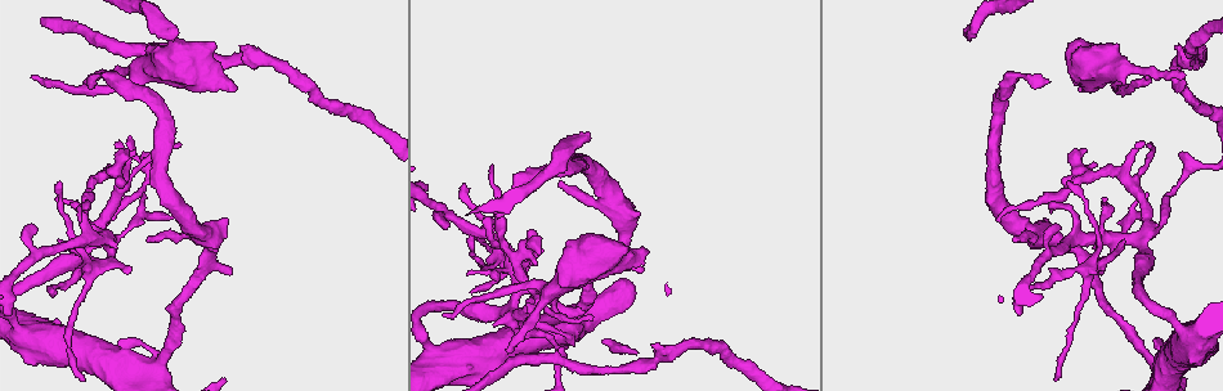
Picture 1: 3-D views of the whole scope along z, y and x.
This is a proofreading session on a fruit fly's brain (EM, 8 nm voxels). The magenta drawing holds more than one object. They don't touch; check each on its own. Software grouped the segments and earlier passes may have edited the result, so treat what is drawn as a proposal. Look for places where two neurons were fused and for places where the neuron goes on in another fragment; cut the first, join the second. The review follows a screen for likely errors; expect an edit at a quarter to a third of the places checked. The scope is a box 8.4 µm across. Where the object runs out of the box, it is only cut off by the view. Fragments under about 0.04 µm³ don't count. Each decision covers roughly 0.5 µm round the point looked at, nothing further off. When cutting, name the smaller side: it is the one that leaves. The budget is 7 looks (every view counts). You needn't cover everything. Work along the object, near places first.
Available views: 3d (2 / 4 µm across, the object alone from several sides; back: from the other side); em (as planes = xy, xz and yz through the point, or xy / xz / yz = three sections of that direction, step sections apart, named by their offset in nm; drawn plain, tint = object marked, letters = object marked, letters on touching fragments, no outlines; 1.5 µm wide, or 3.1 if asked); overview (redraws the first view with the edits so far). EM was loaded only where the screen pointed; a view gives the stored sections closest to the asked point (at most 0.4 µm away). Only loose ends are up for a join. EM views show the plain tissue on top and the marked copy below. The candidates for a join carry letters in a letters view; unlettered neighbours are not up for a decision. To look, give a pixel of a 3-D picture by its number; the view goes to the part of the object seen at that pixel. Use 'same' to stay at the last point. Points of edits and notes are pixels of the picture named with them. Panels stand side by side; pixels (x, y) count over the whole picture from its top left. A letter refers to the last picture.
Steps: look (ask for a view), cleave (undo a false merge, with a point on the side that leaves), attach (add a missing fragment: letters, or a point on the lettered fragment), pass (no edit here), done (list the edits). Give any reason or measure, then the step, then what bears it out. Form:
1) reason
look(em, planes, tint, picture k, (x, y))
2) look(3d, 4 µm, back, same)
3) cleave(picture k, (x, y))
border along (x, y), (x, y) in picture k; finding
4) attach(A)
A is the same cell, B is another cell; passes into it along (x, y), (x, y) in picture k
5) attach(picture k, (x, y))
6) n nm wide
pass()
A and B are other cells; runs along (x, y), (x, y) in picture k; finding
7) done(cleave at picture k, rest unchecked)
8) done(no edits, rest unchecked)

an open end
look(em, planes, tint, picture 1, (444, 313))

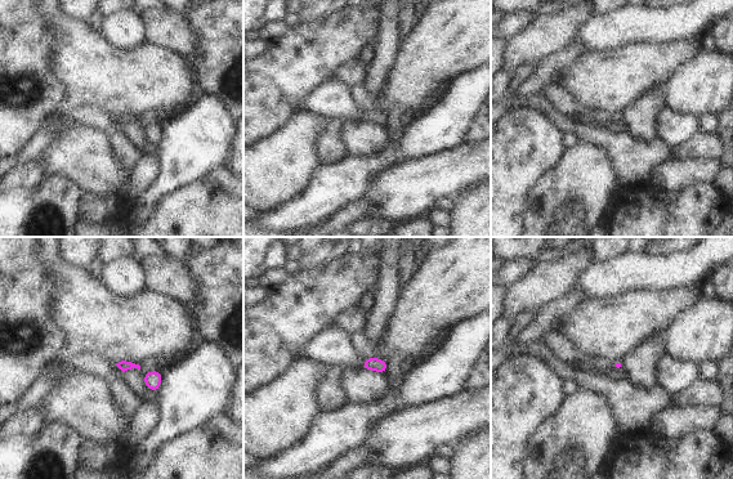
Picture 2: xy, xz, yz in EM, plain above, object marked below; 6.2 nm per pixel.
see the neighbours
look(em, planes, letters, same)

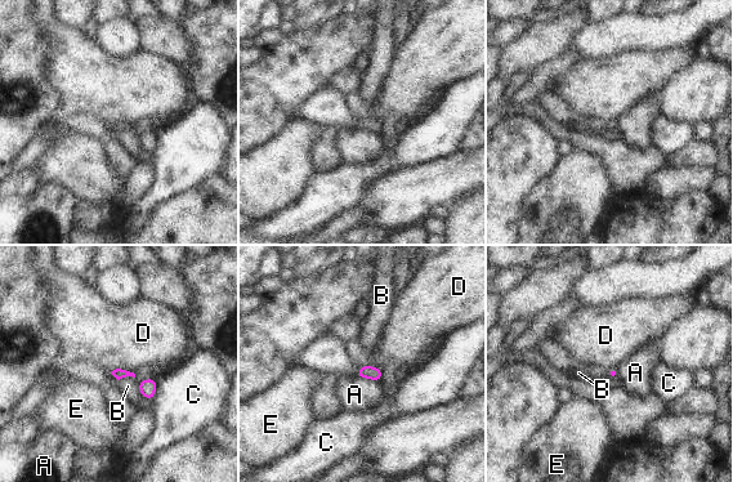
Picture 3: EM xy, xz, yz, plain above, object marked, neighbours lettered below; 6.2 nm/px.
C touches over 150 nm
pass()
A, B, C, D and E are other cells; border along (112, 370), (121, 369), (133, 373) in picture 3; no lettered fragment goes on from it

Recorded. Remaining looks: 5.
an open end
look(em, xz, step 4, tint, picture 1, (583, 314))

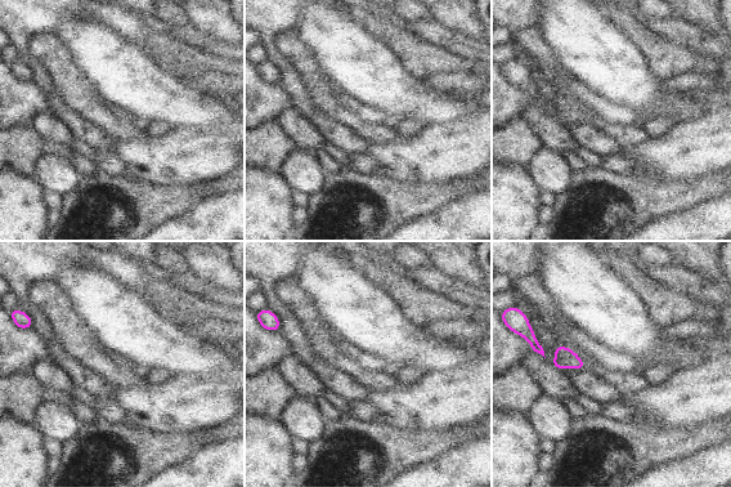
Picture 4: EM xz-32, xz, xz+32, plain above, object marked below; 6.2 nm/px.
cut it another way
look(em, planes, letters, same)

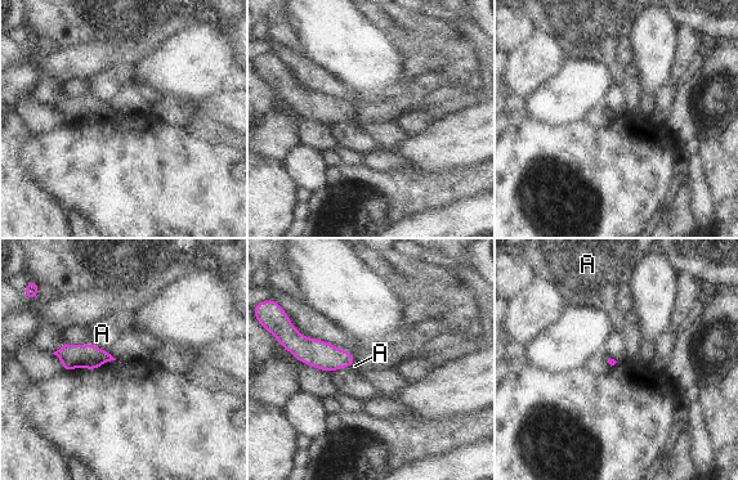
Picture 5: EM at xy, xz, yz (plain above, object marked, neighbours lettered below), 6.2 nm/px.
pass()
A is another cell; border along (89, 342), (107, 351) in picture 5; no lettered fragment goes on from it

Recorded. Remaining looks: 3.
an open end
look(3d, 4 µm, picture 1, (175, 35))

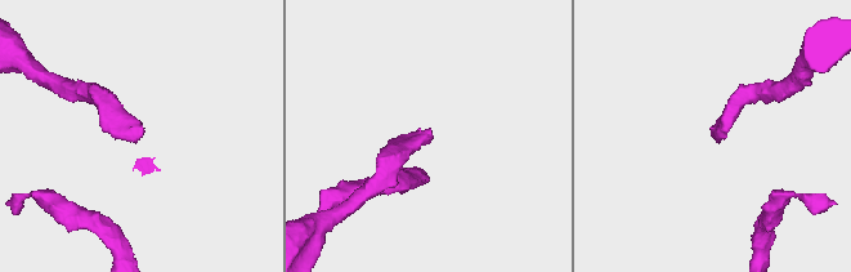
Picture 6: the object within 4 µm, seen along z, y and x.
look(em, xy, step 8, letters, picture 6, (142, 135))

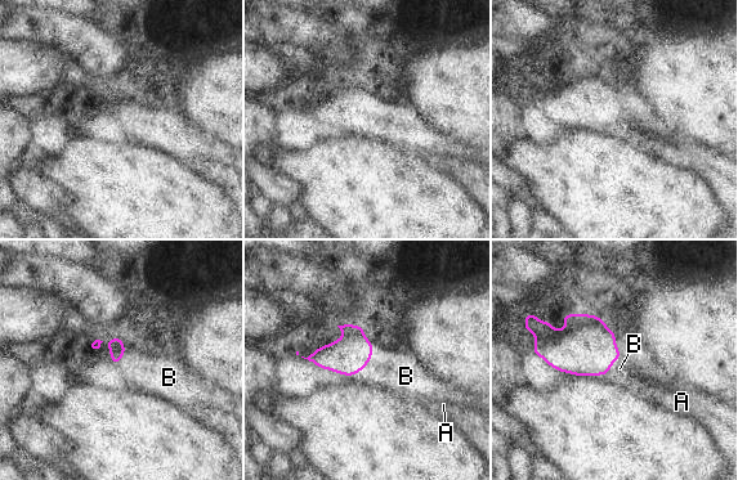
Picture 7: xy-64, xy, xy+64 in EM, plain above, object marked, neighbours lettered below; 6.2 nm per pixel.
attach(B)
B is the same cell, A is another cell; passes into it along (116, 346), (121, 358), (157, 375) in picture 7; it goes on there

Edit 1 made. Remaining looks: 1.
done(attach at picture 7, rest unchecked)

